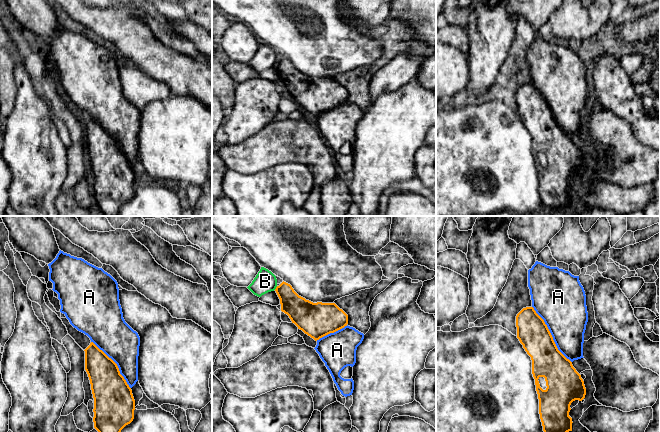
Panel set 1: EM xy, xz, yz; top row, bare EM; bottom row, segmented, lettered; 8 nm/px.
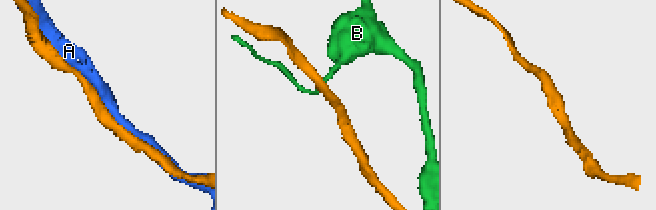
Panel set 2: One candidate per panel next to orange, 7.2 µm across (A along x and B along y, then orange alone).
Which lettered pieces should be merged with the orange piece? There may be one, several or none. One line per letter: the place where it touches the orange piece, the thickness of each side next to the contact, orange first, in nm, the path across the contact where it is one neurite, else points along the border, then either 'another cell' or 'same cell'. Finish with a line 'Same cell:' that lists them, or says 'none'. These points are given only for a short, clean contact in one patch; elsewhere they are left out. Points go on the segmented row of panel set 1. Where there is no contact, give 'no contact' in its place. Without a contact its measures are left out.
A: meets orange in yz at (550, 334); 260 nm thick on the orange side, 380 nm on the other; same cell
B: meets orange in xz at (276, 288); 200 nm thick on the orange side, 180 nm on the other; border along xz (277, 286), (274, 289); another cell
Same cell: A

